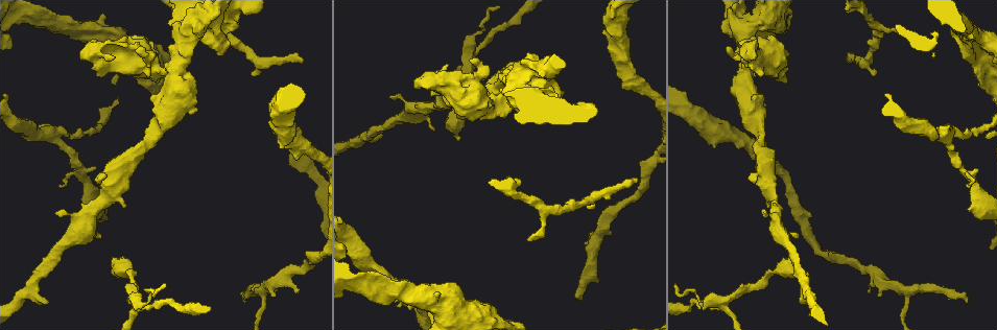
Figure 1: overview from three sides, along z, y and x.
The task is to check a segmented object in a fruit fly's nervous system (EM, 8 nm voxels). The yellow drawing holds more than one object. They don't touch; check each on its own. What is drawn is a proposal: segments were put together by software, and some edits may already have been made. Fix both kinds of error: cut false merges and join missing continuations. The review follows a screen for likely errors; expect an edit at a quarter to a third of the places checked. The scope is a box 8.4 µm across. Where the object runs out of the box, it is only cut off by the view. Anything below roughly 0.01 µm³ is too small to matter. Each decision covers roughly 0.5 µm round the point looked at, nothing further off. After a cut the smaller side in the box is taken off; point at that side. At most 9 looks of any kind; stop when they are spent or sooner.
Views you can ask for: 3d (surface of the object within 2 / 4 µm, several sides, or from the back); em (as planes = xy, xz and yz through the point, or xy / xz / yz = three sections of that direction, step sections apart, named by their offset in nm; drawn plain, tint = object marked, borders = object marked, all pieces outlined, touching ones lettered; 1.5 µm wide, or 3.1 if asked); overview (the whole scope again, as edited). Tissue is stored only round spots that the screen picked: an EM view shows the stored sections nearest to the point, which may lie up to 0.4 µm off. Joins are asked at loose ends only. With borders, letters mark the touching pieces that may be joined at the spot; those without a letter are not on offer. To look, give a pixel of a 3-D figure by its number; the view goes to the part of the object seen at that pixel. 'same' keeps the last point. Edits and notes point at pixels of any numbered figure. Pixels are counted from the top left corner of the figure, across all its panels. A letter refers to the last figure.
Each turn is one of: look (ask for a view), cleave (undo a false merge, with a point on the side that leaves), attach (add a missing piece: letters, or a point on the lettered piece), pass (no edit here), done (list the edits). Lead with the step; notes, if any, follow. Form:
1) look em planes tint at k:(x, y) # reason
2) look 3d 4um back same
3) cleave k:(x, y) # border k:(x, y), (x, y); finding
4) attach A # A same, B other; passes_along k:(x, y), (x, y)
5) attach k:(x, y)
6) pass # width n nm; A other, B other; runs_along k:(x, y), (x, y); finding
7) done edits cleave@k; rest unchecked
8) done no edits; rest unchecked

look em planes borders at 1:(876, 75) # branch stops here

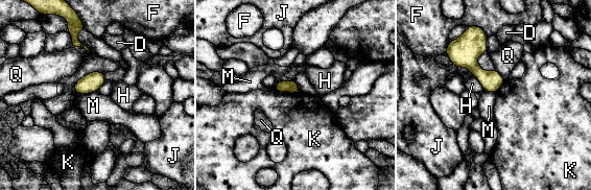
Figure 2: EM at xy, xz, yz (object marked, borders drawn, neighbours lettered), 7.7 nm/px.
pass # D other, F other, H other, J other, K other, M other, Q other; border 2:(274, 88), (277, 91), (300, 92); no lettered piece goes on from it

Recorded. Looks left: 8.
look em planes borders at 1:(579, 299)

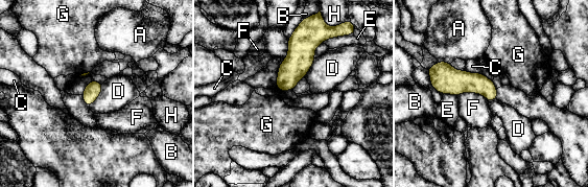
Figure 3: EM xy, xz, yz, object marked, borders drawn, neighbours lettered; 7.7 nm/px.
pass # width 120 nm; A other, B other, C other, D other, E other, F other, G other, H other; border 3:(102, 84), (102, 90), (89, 107); none of them fits

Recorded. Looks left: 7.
look em planes tint at 1:(134, 302) # branch point

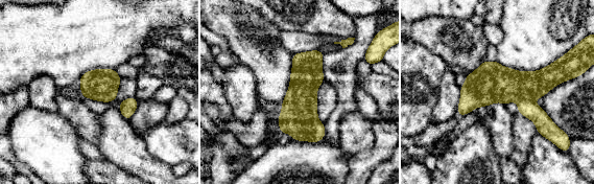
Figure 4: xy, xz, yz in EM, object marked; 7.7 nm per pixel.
look em planes borders same

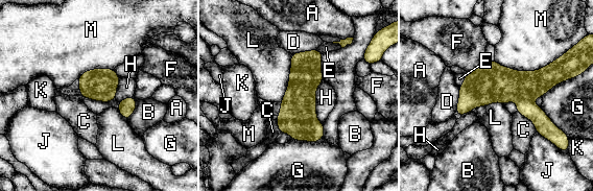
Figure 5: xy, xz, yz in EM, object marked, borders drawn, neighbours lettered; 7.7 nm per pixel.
cleave 5:(527, 109) # A other, B other, C other, D other, E other, F other, G other, H other, J other, K other, L other, M other; border 5:(530, 99), (520, 99), (517, 102); a second neuron is stuck on

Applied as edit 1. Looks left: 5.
look 3d 4um at 1:(944, 140) # three arms meet

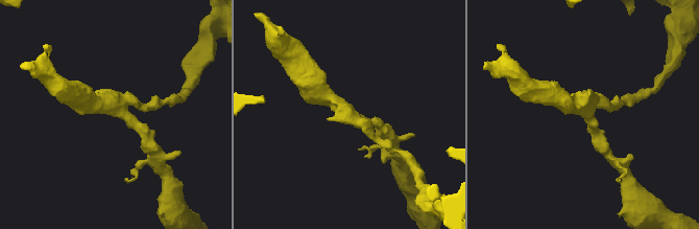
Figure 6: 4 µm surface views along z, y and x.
look em yz step 8 tint at 6:(120, 112) # arms 3; now the EM

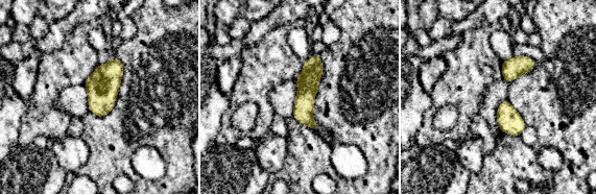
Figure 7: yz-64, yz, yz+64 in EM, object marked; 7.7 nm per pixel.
look em planes borders same # another direction

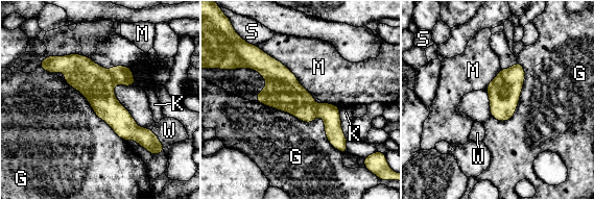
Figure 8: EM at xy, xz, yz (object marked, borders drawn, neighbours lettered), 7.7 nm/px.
cleave 8:(96, 83) # G other, K other, M other, S other, W other; a second neuron is stuck on

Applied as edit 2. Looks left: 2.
done edits cleave@5, cleave@8; rest unchecked

